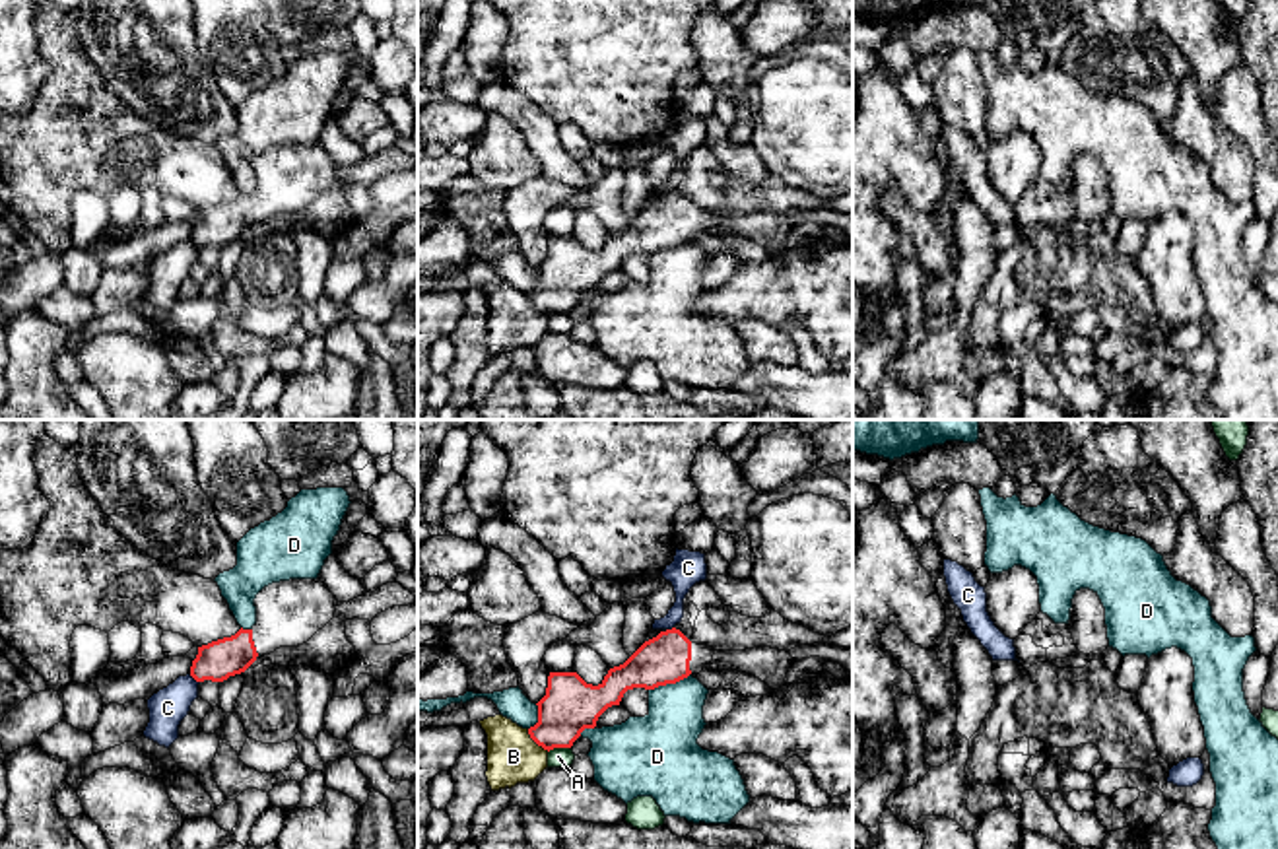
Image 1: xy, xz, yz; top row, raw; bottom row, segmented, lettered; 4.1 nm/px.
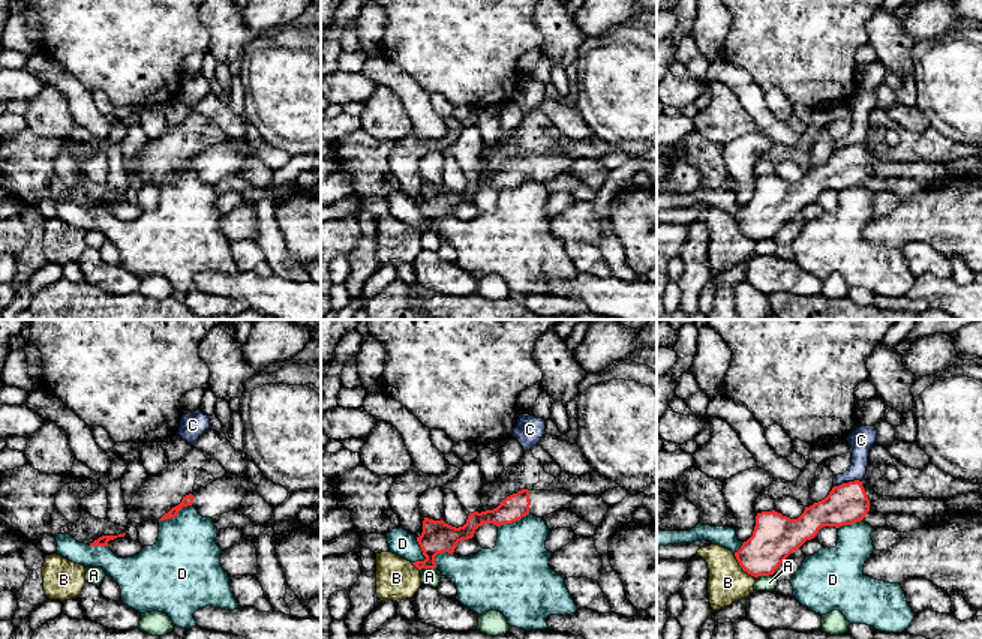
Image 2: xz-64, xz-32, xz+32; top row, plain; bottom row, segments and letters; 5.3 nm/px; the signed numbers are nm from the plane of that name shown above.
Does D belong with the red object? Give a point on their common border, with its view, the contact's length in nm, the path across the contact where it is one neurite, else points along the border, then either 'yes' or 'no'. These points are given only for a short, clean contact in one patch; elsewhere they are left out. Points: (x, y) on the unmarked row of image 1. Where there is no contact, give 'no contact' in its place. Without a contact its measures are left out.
contact xz (669, 247); length 190 nm; no

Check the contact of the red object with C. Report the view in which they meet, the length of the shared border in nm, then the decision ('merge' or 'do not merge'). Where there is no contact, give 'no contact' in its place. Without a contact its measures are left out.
xy | 60 nm | do not merge

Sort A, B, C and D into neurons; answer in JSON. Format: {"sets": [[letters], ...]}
{"sets": [["A"], ["B"], ["C"], ["D"]]}

